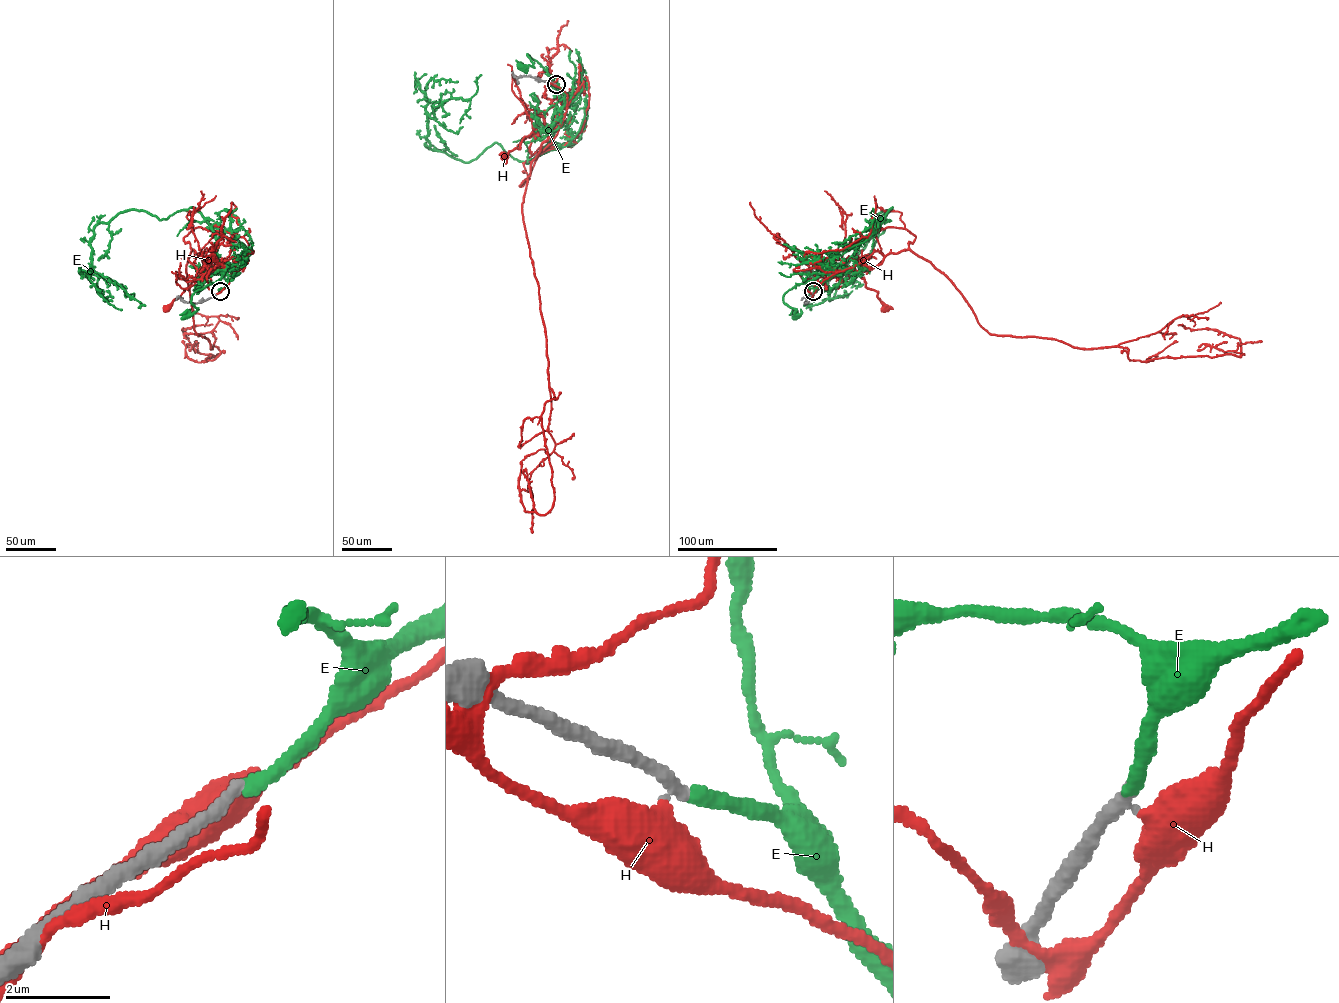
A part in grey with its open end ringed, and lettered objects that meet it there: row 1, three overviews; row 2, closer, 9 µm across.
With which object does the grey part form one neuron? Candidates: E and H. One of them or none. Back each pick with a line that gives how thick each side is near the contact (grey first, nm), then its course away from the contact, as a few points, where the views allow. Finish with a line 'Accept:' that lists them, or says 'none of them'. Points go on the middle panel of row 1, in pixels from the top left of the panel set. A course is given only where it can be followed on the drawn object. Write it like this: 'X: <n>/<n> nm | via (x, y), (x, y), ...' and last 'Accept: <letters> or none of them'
E: 280/280 nm | via (556, 84), (564, 96), (564, 105), (555, 112), (559, 92), (552, 77), (527, 54), (533, 66), (522, 66)
Accept: E

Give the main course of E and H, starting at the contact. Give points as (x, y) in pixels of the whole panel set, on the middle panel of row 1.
E: (556, 84), (564, 96), (564, 105), (555, 112), (559, 92), (552, 77), (527, 54), (533, 66), (522, 66)
H: (556, 84), (567, 95), (567, 107), (551, 143), (537, 155), (547, 134), (533, 132), (519, 149), (503, 154)

